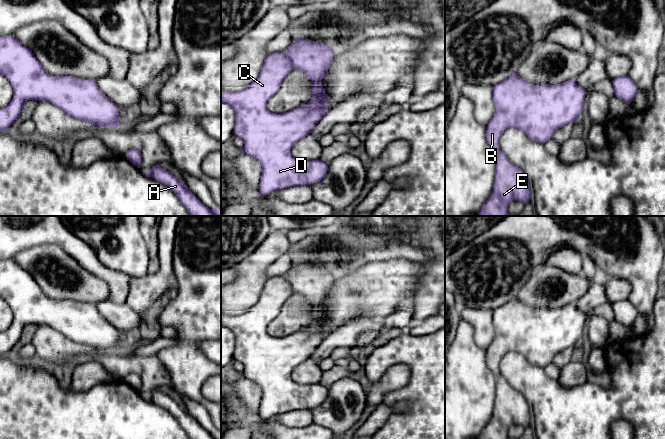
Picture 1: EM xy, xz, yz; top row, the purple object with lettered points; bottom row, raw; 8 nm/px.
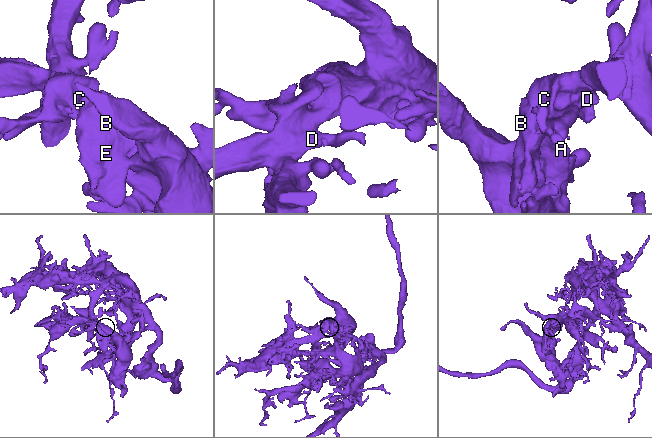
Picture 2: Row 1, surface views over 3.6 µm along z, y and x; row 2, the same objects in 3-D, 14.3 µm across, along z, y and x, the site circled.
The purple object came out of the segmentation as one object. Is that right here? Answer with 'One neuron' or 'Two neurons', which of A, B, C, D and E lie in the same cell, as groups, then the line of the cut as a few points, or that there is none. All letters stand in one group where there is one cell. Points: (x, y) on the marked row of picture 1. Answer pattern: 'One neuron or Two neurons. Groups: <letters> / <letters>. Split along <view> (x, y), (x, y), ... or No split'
One neuron. Groups: A B C D E. No split

